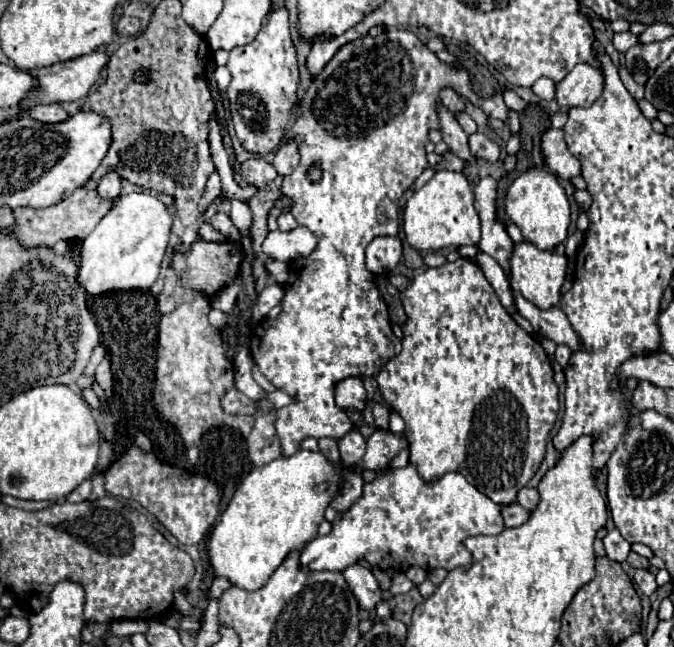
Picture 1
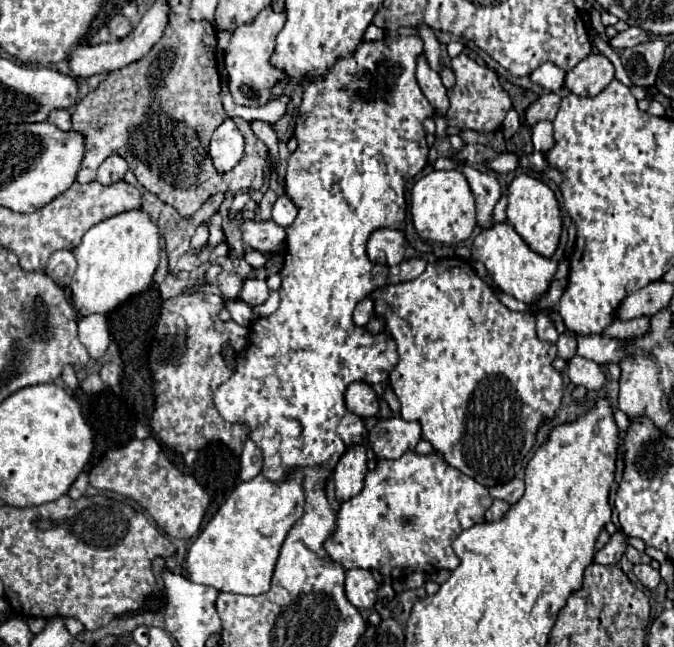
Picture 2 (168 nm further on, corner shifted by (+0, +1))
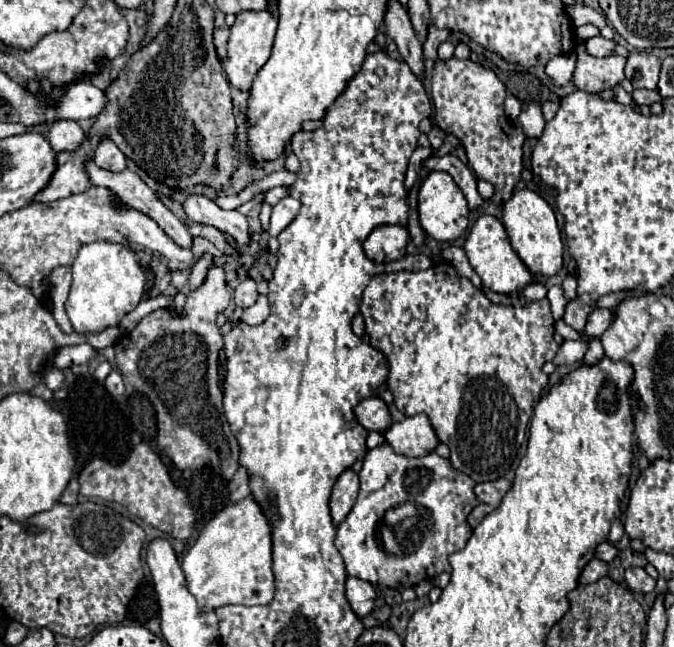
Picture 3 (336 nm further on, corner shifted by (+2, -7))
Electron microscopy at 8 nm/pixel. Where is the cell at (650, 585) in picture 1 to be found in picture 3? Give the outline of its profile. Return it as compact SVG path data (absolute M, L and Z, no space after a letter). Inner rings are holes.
M628 568L626 570L626 584L632 592L654 592L656 590L656 580L646 574L644 568Z

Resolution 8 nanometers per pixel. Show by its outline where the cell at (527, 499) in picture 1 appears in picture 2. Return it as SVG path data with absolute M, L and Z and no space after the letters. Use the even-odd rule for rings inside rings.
M512 478L512 482L504 482L500 486L492 486L492 488L488 488L488 492L492 494L492 498L500 498L500 500L504 500L508 504L514 504L524 494L524 482L520 478Z

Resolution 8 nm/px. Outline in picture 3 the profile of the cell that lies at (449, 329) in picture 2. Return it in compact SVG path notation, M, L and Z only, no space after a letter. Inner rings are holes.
M448 262L420 272L378 274L364 290L360 312L366 322L370 344L382 350L390 364L388 390L404 416L424 412L442 444L450 448L450 464L470 476L476 484L492 482L508 474L522 444L534 412L534 404L548 386L542 366L558 350L554 342L554 318L548 300L530 306L496 306L468 278L460 276Z

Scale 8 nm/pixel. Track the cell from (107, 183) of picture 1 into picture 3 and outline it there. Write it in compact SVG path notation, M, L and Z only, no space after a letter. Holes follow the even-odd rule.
M110 140L100 142L100 146L96 150L96 156L94 156L94 162L102 170L110 170L110 172L126 170L126 156Z

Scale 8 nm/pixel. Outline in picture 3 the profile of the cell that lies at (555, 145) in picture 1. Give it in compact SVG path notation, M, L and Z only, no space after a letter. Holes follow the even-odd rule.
M526 104L522 108L522 114L518 116L518 126L526 132L528 138L540 138L546 126L546 120L540 112L540 104Z

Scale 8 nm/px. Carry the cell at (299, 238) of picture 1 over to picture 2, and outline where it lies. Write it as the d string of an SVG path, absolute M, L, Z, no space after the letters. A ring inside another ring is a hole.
M240 220L240 232L244 242L260 252L276 252L286 242L284 228L270 222L258 222L258 220Z

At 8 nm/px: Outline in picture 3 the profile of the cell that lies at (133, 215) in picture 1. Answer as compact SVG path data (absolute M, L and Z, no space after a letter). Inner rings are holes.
M96 240L84 244L72 264L72 288L66 300L66 314L74 332L100 332L108 326L118 326L120 320L140 304L144 292L146 274L138 254L126 244Z

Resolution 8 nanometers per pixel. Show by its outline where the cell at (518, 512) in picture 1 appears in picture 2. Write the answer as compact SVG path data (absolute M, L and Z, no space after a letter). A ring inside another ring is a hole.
M494 500L492 506L490 506L490 508L486 510L486 514L484 514L484 520L486 520L486 522L496 522L496 520L500 520L500 518L508 512L508 508L510 508L508 502L504 502L504 500Z

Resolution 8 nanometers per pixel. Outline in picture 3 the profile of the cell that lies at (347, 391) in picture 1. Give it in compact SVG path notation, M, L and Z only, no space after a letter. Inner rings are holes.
M370 396L358 402L358 406L354 408L354 414L358 418L358 422L366 428L366 430L376 430L376 432L384 432L390 426L390 414L388 414L388 406L382 398L378 396Z

